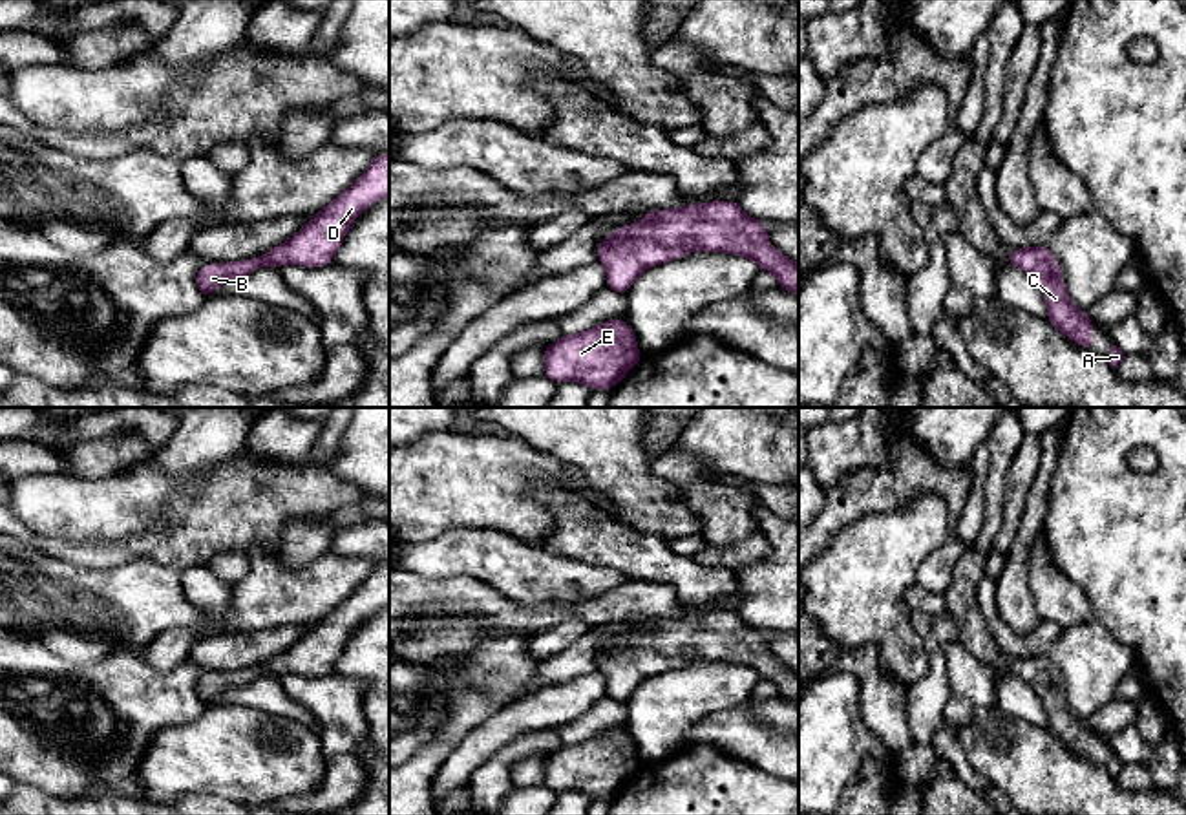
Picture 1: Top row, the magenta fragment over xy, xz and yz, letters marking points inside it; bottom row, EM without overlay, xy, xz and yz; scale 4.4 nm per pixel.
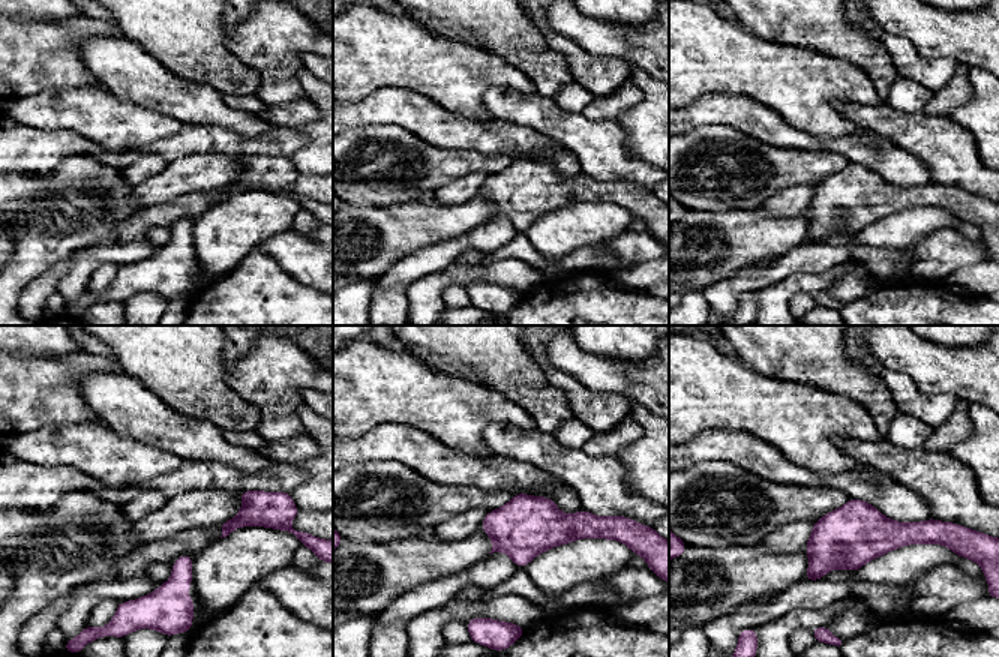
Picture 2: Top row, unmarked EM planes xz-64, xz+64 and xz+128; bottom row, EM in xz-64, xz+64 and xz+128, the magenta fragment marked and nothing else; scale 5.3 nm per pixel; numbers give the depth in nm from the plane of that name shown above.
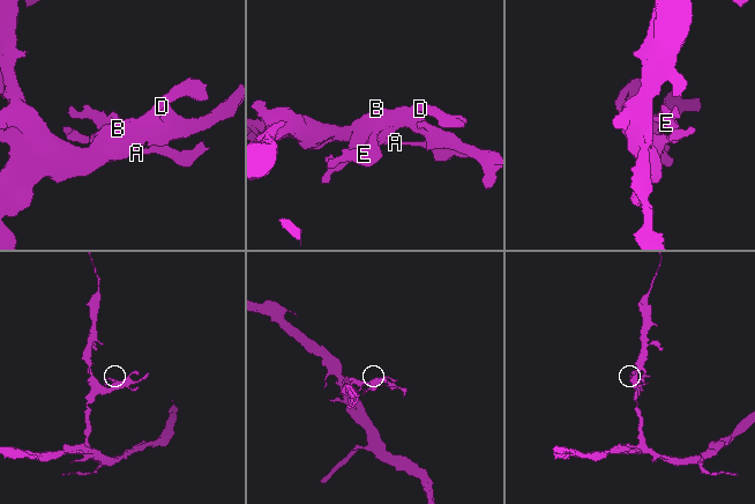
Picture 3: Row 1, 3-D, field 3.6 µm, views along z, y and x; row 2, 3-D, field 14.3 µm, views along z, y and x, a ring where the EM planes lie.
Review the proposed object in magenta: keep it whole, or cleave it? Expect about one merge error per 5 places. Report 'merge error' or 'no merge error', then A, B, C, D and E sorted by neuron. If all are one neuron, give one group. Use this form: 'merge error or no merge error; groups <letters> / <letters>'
no merge error; groups A B C D E

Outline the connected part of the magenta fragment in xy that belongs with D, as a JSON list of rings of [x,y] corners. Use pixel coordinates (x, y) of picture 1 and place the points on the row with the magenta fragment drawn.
[[[389,153],[375,155],[369,168],[334,201],[316,212],[296,234],[263,256],[232,263],[208,263],[196,272],[196,285],[203,298],[227,280],[243,278],[259,267],[287,263],[303,267],[333,265],[333,256],[353,221],[369,205],[389,196]]]

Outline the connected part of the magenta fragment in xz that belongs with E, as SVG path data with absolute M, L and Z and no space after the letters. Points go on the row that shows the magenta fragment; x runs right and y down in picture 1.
M621 318L565 336L543 349L545 376L581 382L594 389L616 387L643 360L636 334Z

